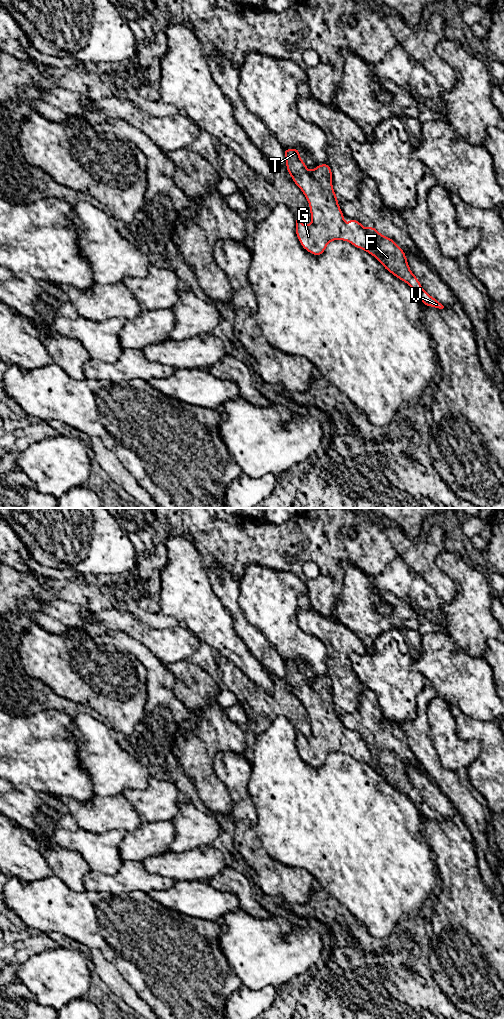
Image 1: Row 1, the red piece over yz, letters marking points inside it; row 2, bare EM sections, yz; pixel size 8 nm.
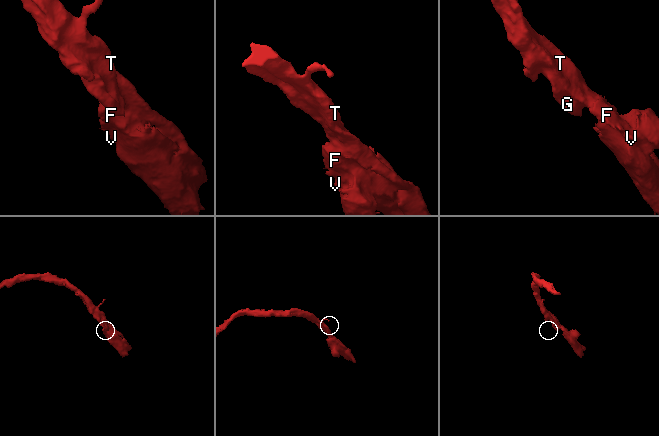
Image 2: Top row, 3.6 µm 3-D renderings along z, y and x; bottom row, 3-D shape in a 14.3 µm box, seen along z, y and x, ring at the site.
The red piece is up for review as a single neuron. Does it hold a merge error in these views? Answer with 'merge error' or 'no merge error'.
merge error

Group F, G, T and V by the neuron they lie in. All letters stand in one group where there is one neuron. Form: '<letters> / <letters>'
F V / G T

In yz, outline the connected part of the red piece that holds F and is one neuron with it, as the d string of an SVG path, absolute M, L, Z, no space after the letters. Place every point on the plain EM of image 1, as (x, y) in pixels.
M374 738L366 741L367 747L378 763L378 773L383 779L401 793L407 795L417 807L421 815L428 819L443 821L444 818L430 808L421 798L418 790L412 785L405 764L398 755L380 746Z

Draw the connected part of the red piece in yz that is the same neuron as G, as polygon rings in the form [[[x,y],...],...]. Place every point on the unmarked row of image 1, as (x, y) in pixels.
[[[297,660],[284,661],[287,684],[310,718],[311,737],[306,738],[296,732],[295,744],[301,758],[307,764],[319,768],[331,753],[343,752],[378,770],[376,759],[358,732],[349,730],[349,739],[346,739],[344,726],[333,702],[330,677],[320,676],[309,683],[299,666]]]

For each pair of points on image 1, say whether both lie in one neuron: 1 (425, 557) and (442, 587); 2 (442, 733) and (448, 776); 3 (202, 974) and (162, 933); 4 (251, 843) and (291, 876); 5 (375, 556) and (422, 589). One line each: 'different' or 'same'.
1: same
2: different
3: same
4: same
5: different

